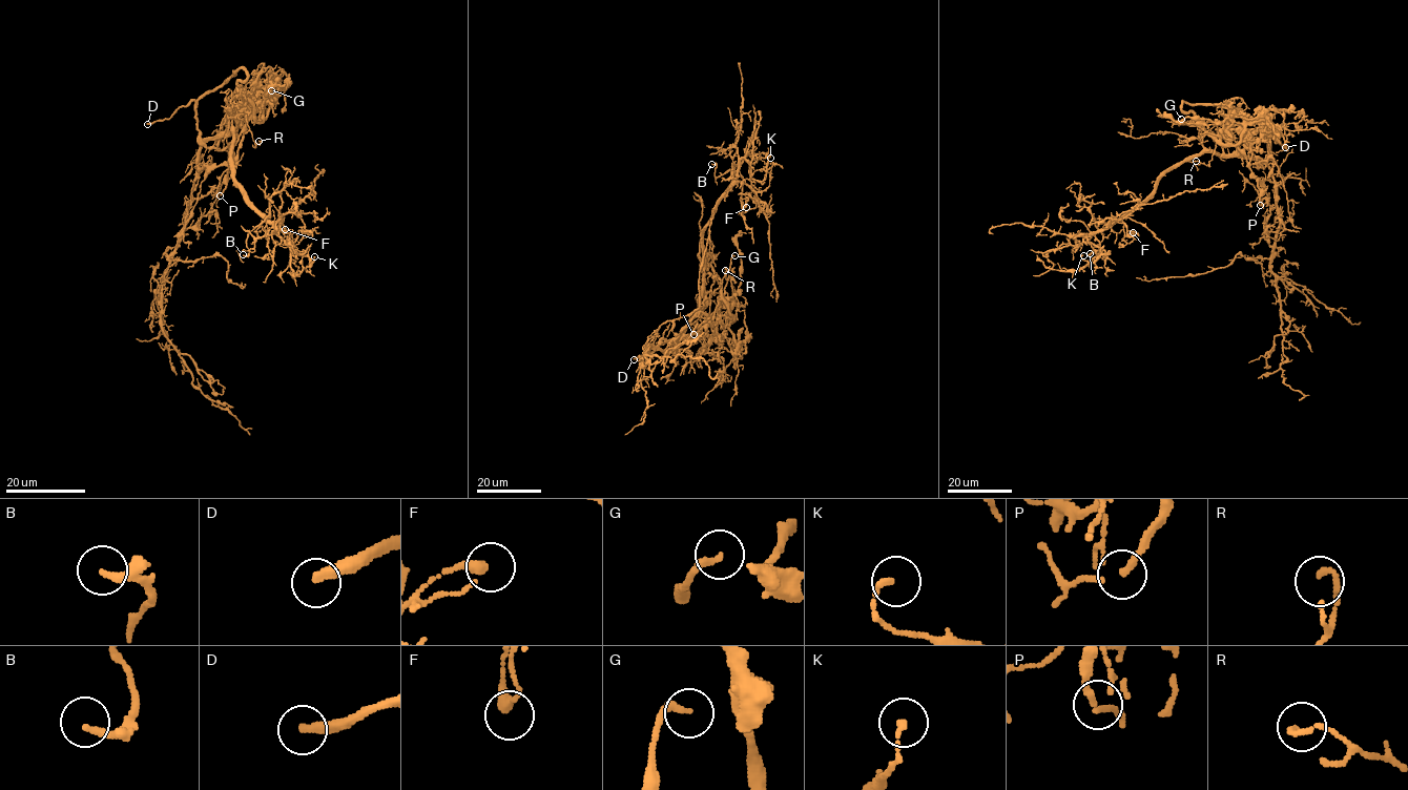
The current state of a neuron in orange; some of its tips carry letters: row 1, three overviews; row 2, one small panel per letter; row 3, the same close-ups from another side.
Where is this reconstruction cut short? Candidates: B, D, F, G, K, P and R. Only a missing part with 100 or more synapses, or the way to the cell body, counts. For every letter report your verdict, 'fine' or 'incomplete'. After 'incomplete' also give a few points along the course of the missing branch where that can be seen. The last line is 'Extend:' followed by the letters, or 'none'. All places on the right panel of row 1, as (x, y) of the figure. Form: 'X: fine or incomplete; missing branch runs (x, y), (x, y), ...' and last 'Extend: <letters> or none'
B: fine
D: incomplete
F: fine
G: fine
K: fine
P: fine
R: fine
Extend: D

